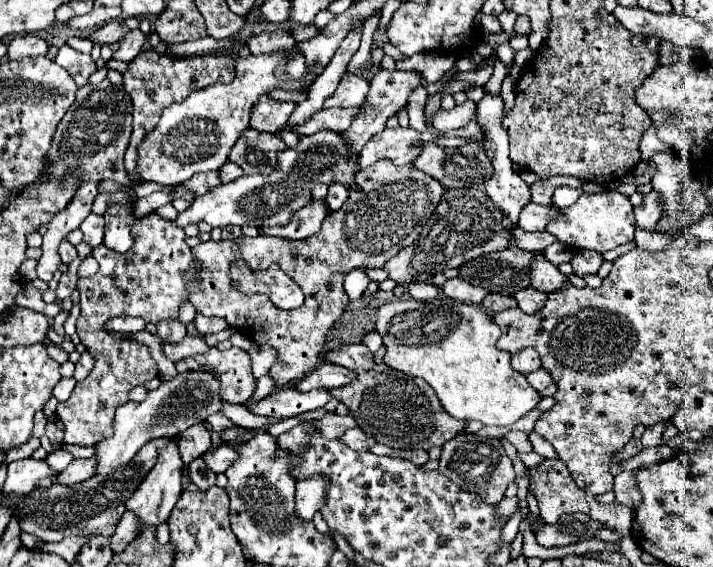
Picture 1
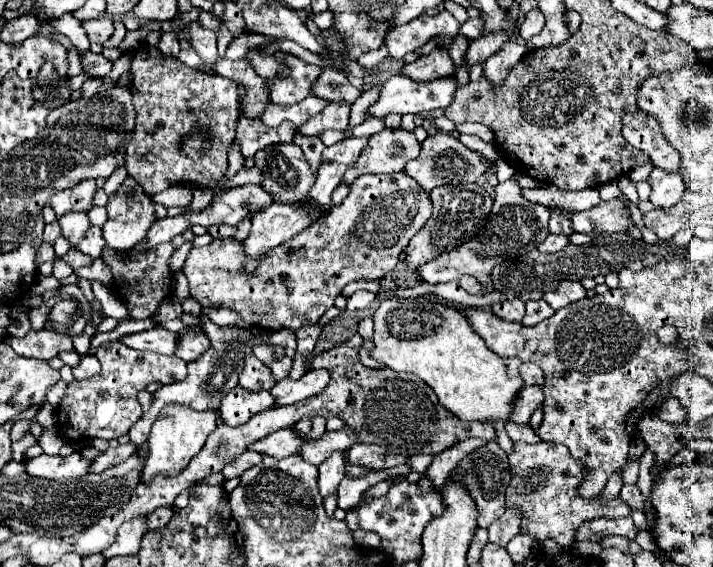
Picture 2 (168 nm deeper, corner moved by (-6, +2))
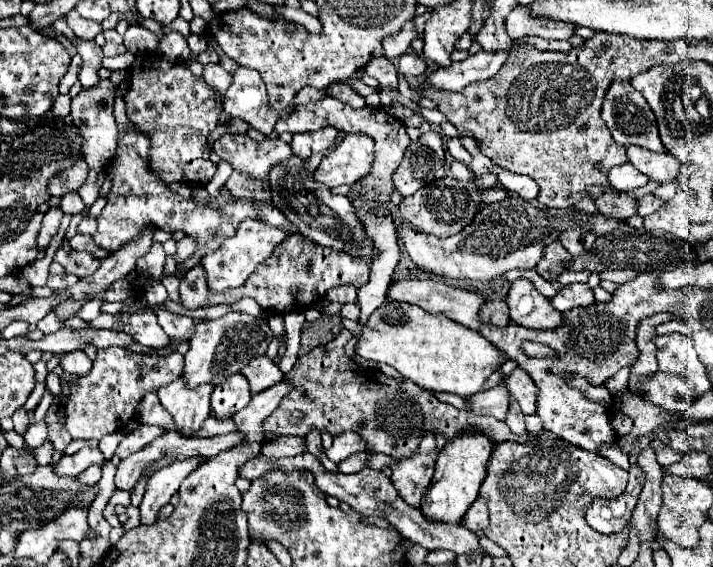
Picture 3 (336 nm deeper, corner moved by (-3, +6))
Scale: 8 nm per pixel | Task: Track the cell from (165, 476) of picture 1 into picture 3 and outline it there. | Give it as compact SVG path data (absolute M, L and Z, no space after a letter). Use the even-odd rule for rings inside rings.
M177 378L157 390L163 408L173 416L181 434L193 436L205 418L209 416L209 396L213 392L211 384L199 384L187 388L183 378Z

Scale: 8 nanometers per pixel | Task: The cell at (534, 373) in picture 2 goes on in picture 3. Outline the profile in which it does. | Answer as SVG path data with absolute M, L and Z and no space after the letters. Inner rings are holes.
M517 368L513 374L509 374L507 388L509 388L509 394L519 402L523 414L535 414L535 402L537 402L539 390L525 370Z

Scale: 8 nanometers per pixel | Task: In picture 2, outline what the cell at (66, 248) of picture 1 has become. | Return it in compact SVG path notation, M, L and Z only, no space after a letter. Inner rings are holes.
M70 248L68 252L66 252L66 256L64 256L64 260L72 266L72 270L78 270L80 266L88 266L90 262L92 262L92 258L88 256L88 254L84 254L84 252L80 252L78 248Z

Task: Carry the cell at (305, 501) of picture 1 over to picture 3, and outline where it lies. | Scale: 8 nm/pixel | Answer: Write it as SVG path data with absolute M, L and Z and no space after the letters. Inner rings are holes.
M343 432L343 436L333 438L333 446L325 454L329 460L341 462L355 452L365 452L365 450L367 450L367 444L357 432Z

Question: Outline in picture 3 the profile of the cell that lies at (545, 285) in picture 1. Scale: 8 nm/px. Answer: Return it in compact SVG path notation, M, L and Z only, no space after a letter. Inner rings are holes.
M569 284L555 298L551 298L551 304L559 312L567 312L573 308L583 308L583 306L595 304L595 296L587 284Z

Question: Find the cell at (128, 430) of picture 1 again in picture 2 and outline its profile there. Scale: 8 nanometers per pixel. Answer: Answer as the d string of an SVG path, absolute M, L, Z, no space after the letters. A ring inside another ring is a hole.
M202 320L202 328L206 330L206 336L208 336L210 342L212 342L210 350L208 350L202 358L188 362L188 376L186 376L184 380L174 382L174 384L160 386L160 388L152 394L148 412L144 412L144 414L138 418L138 424L134 424L134 426L130 428L130 432L128 432L130 442L136 446L136 450L148 442L150 428L152 428L154 420L162 414L162 410L164 410L168 404L184 404L184 406L190 406L192 410L200 410L200 412L206 412L206 410L218 412L222 398L226 398L226 394L228 394L232 388L238 386L238 376L240 376L240 372L242 372L242 366L234 366L234 364L242 364L242 362L244 362L244 356L246 356L246 352L248 352L248 344L254 346L254 344L258 344L258 342L250 336L250 332L246 332L246 330L242 330L242 328L220 328L220 326L216 326L214 322L210 322L210 320Z

